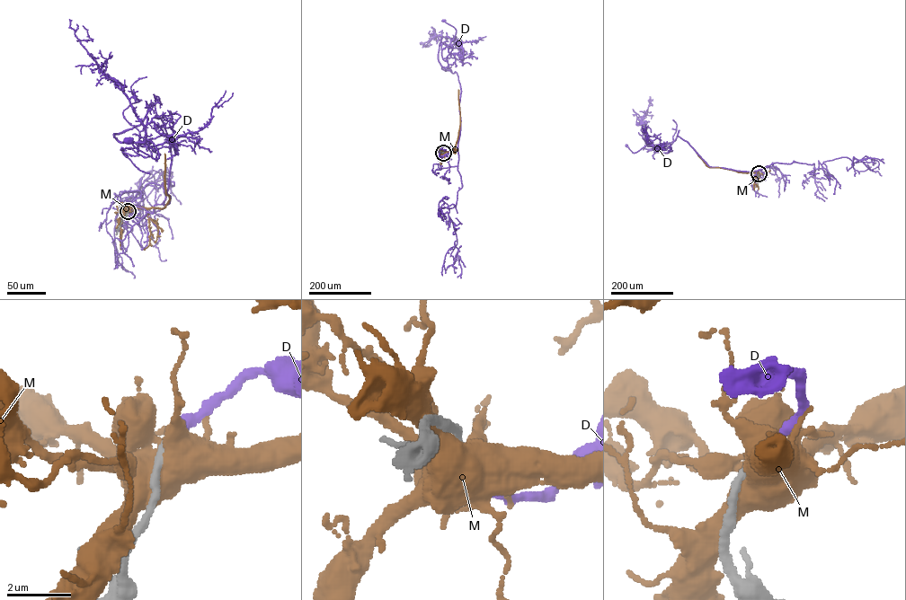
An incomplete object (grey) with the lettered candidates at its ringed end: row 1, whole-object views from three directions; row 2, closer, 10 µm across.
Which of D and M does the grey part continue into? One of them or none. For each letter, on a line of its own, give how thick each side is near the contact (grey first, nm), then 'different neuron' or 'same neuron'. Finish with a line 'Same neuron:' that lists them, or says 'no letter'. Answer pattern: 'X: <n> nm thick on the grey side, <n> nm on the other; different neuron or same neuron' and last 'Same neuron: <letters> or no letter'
D: 220 nm thick on the grey side, 340 nm on the other; same neuron
M: 220 nm thick on the grey side, 850 nm on the other; different neuron
Same neuron: D

